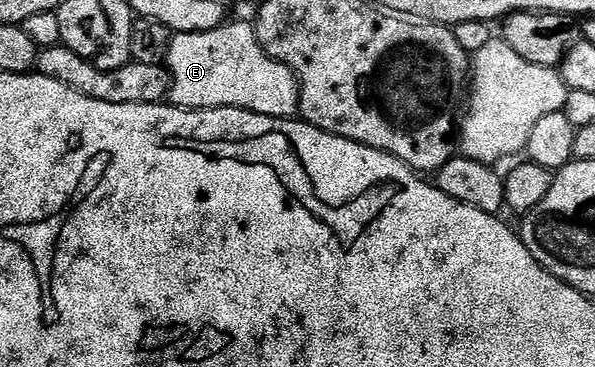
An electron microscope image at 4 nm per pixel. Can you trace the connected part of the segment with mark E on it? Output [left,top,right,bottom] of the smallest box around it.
[165,20,299,119]

